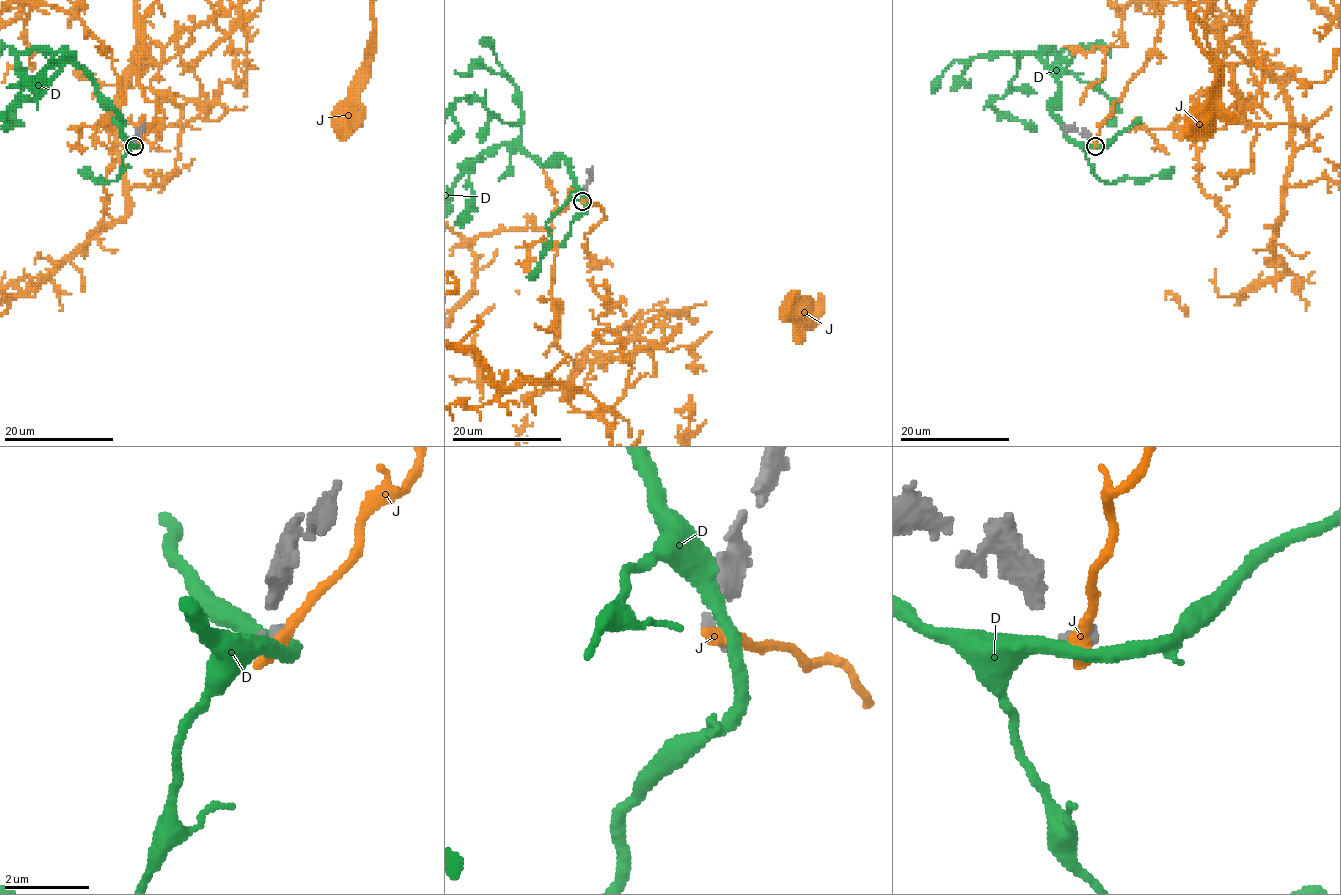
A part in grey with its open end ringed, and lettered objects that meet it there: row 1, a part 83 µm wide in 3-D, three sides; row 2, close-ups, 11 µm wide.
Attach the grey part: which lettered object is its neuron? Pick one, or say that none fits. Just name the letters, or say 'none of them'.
none of them

